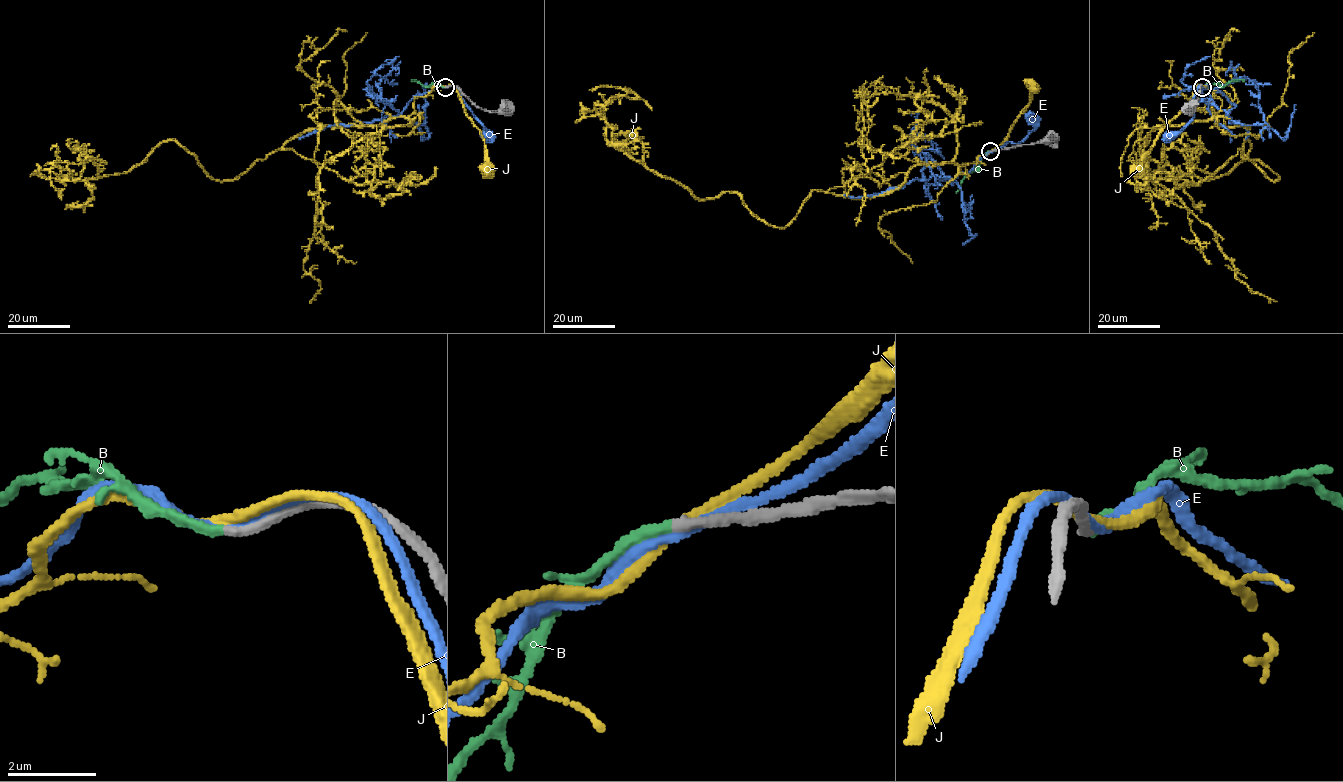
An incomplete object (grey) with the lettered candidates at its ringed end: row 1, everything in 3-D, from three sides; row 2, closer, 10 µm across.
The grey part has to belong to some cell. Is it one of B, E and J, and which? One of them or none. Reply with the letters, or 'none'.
B

